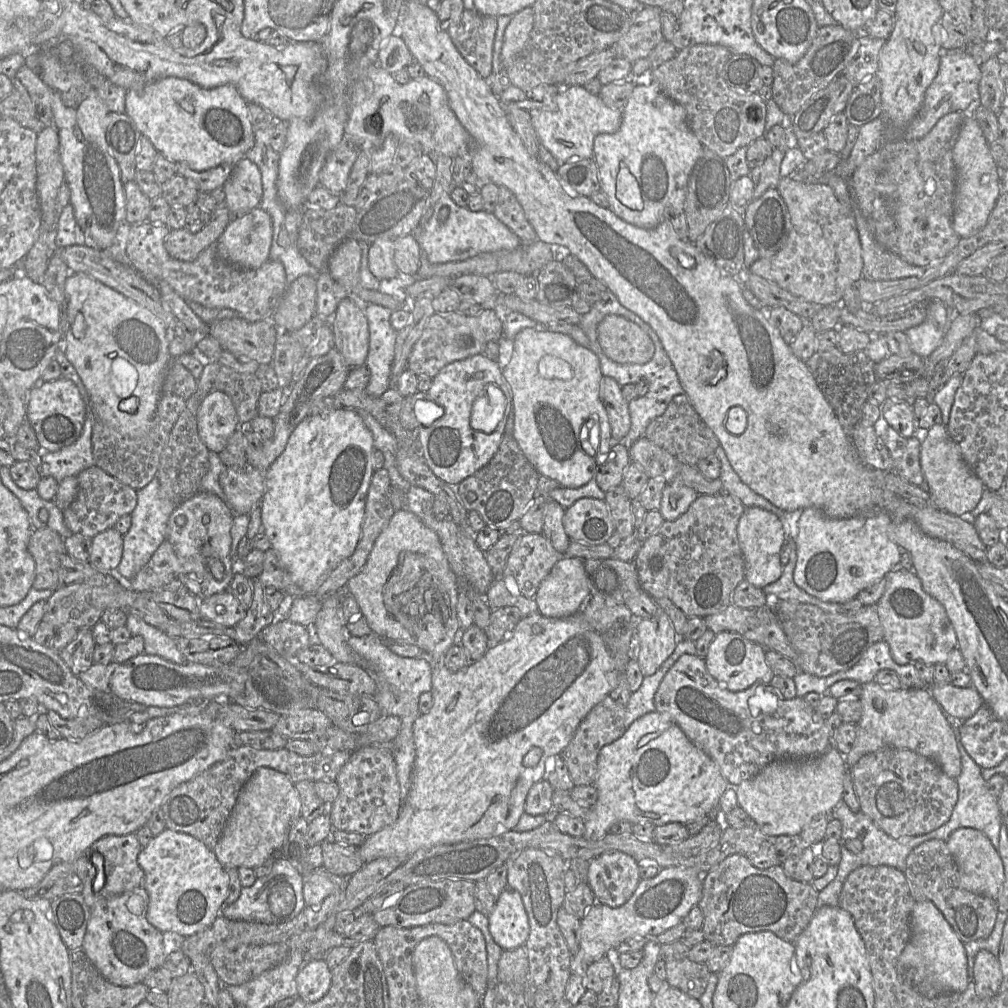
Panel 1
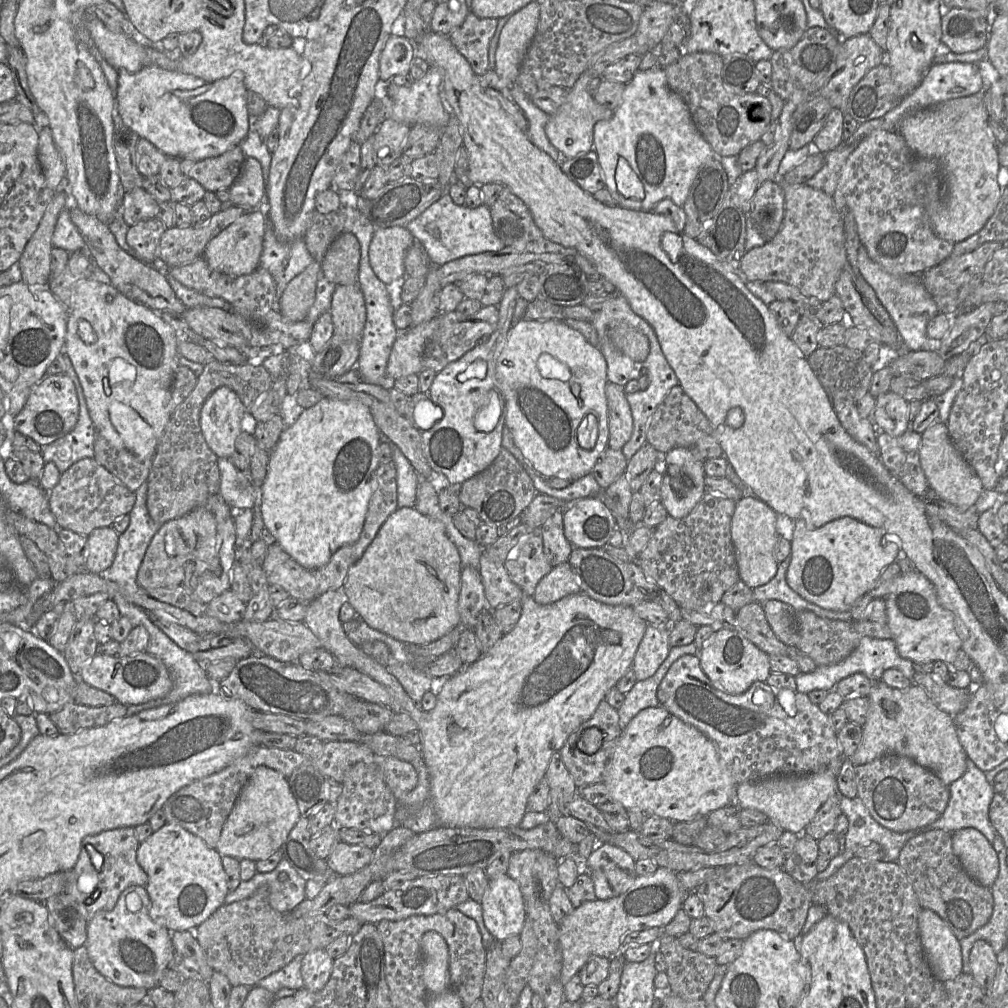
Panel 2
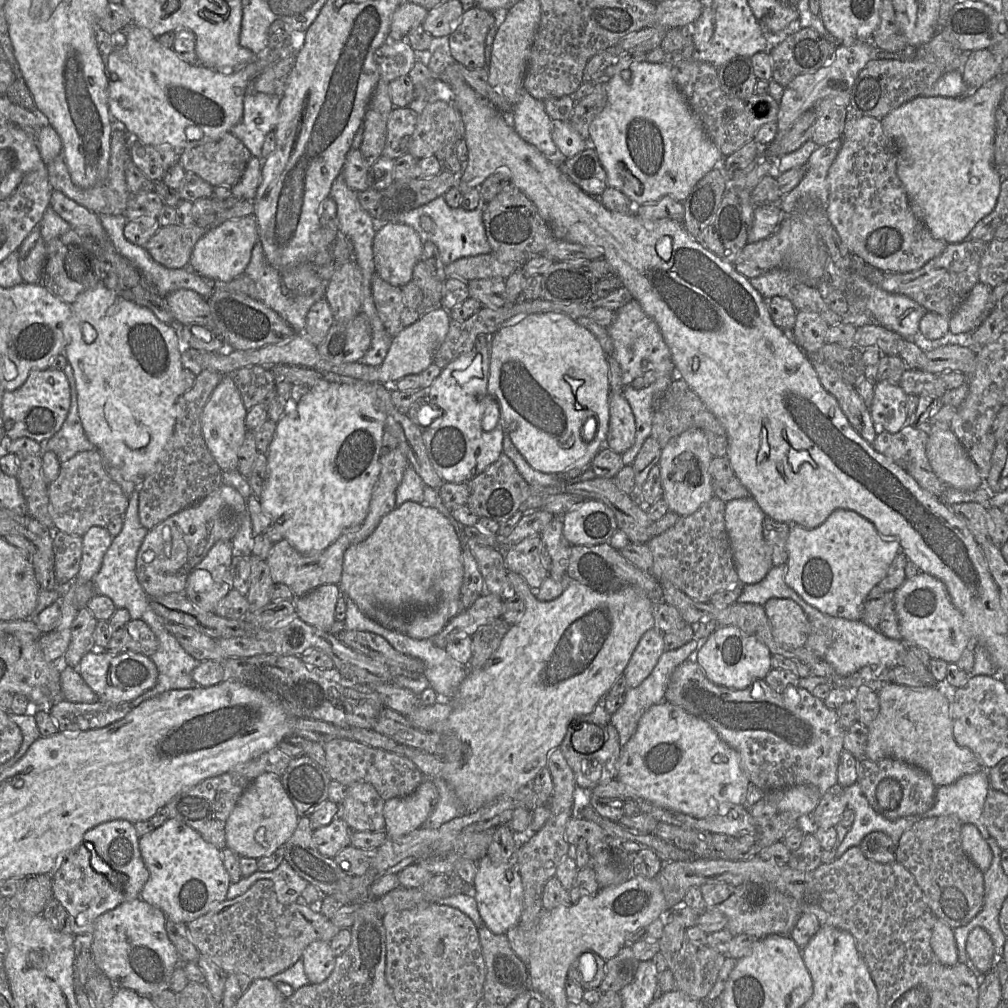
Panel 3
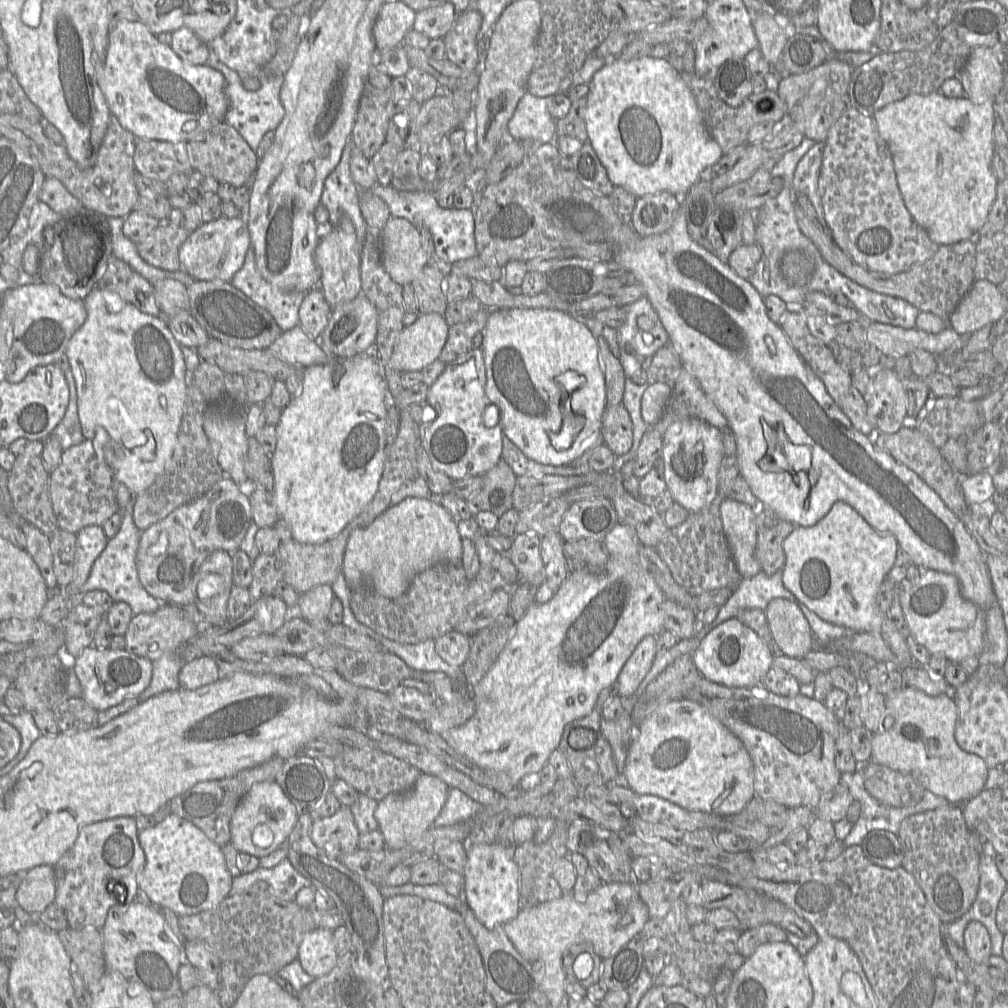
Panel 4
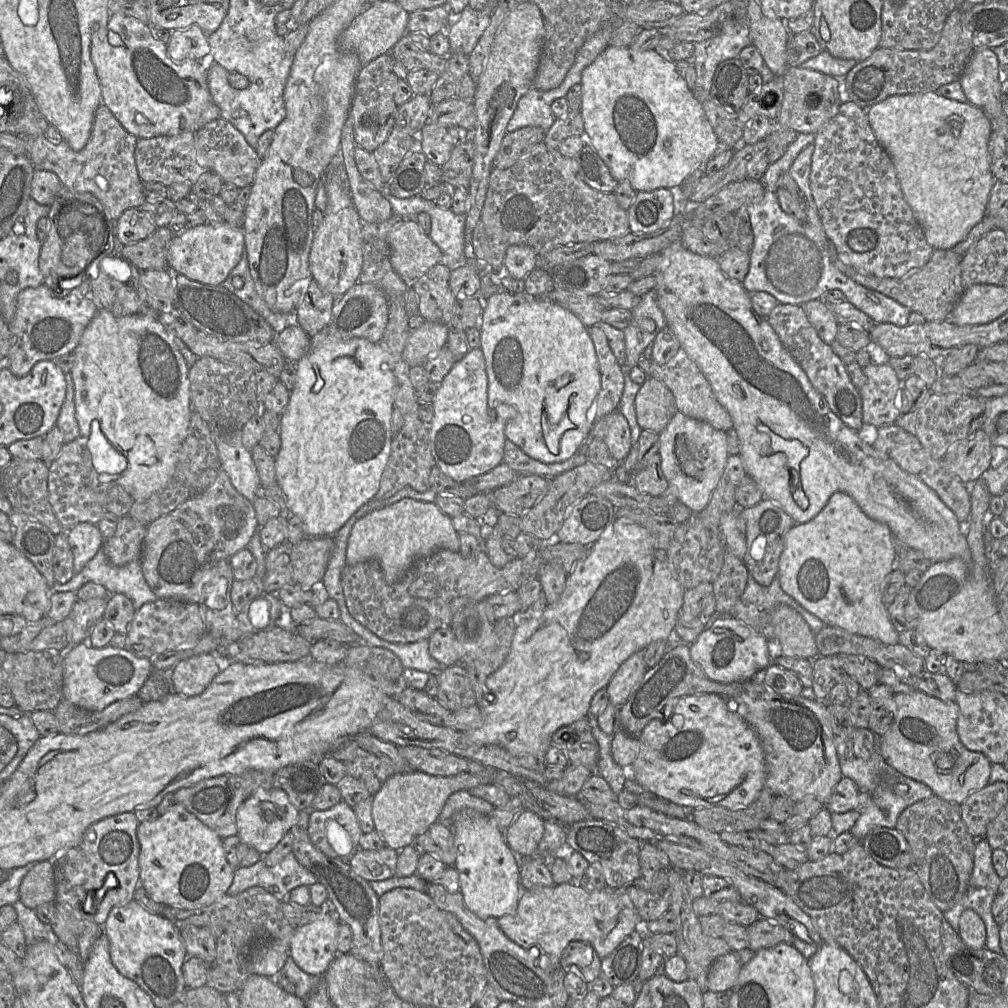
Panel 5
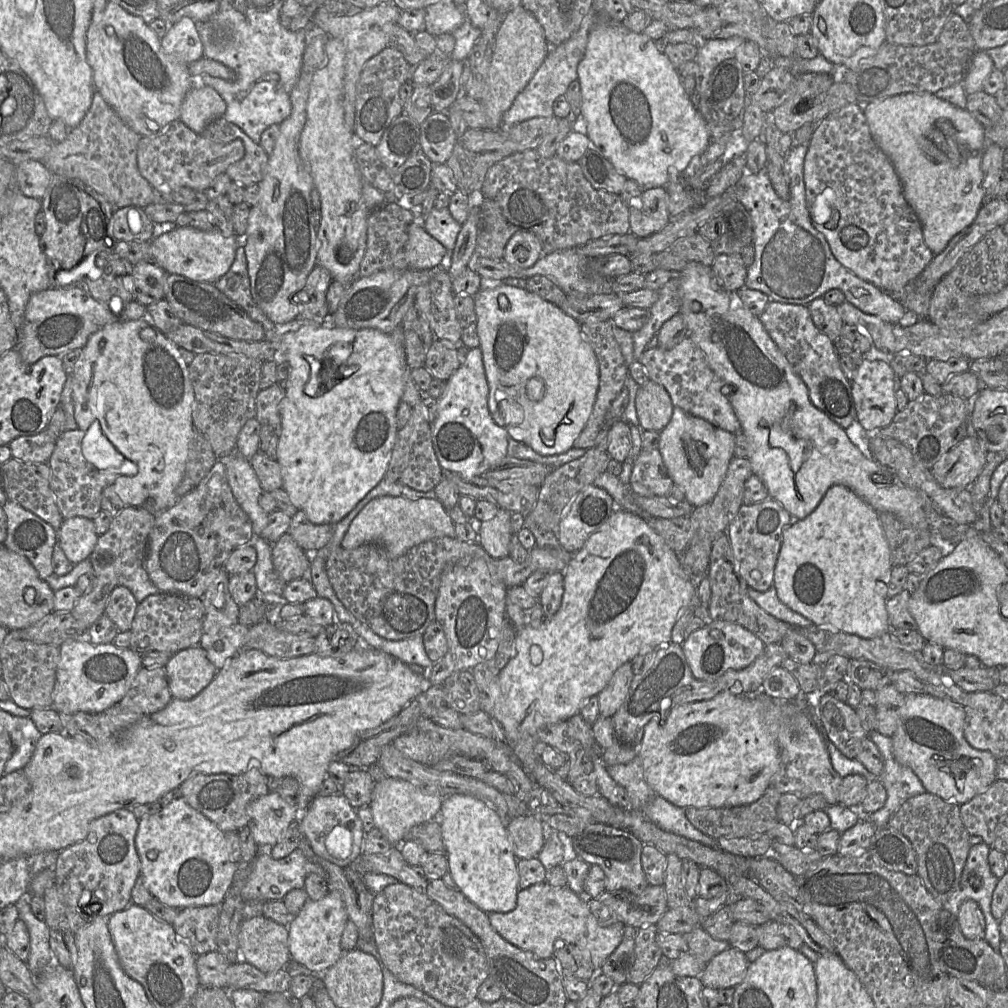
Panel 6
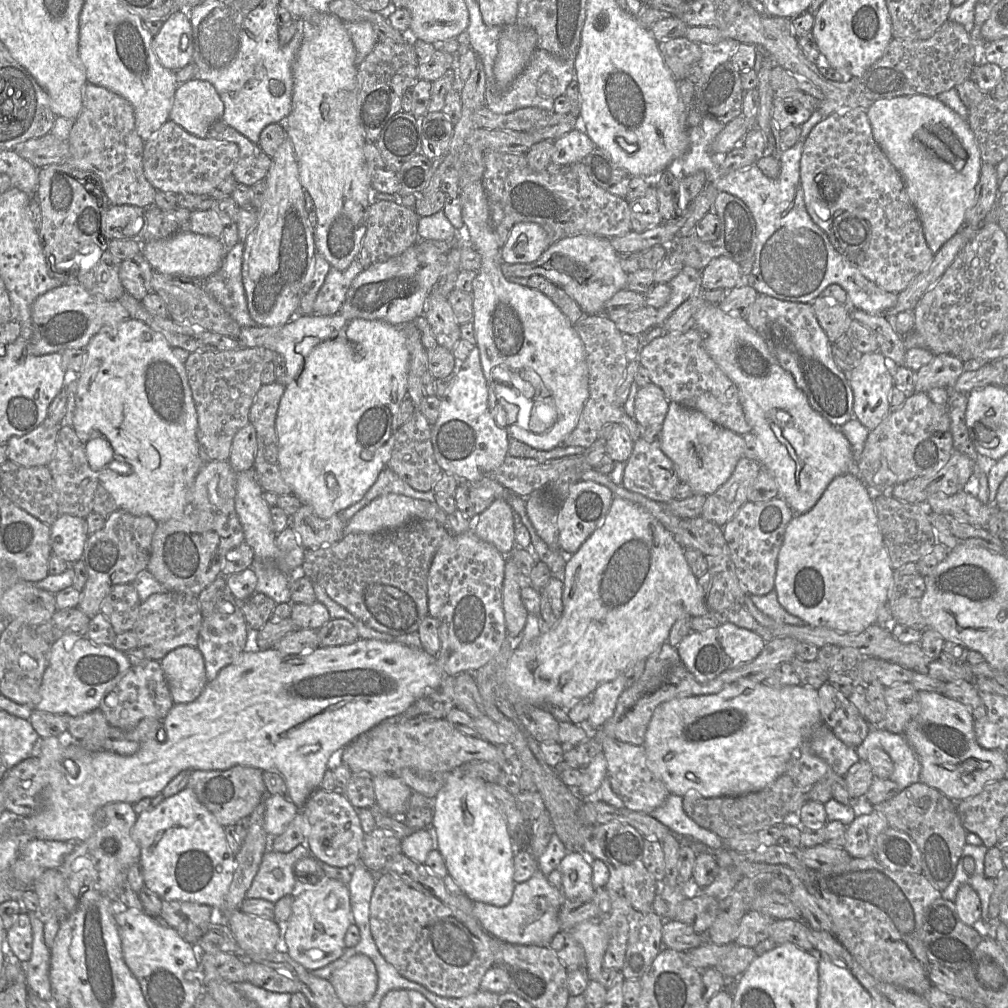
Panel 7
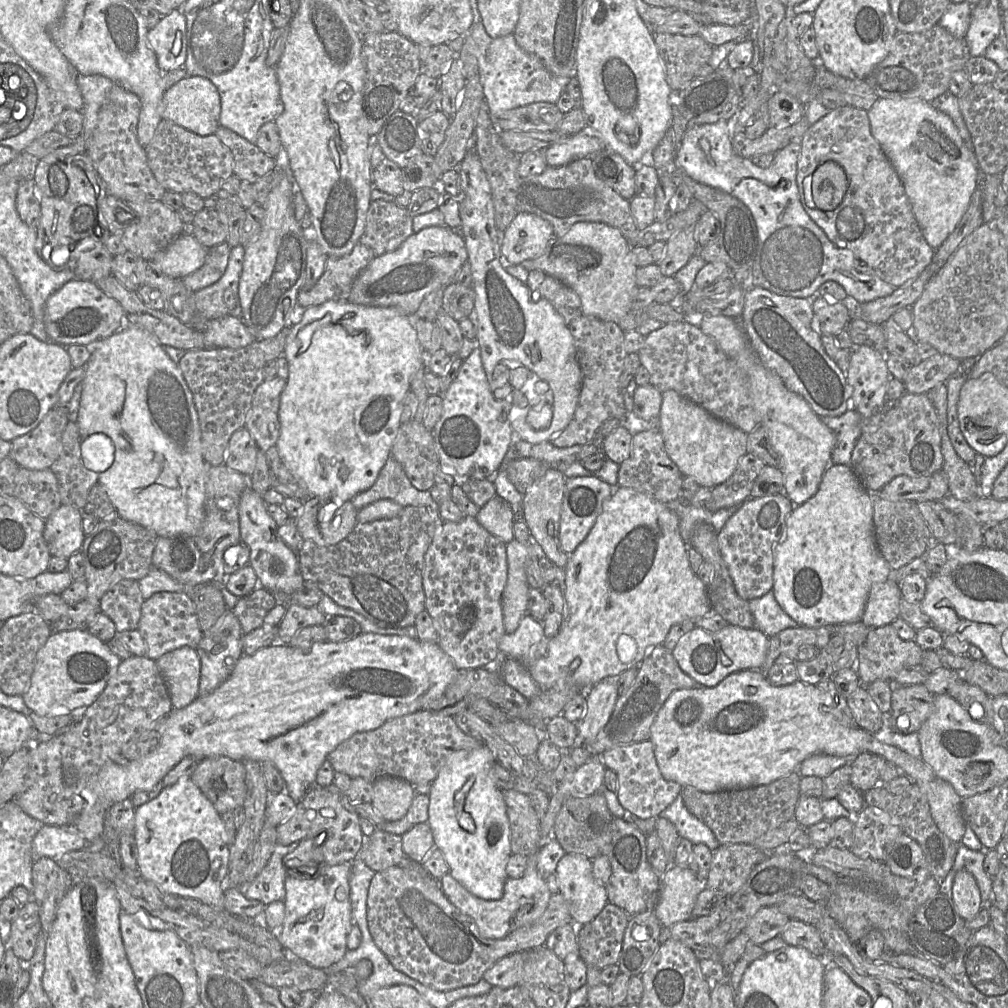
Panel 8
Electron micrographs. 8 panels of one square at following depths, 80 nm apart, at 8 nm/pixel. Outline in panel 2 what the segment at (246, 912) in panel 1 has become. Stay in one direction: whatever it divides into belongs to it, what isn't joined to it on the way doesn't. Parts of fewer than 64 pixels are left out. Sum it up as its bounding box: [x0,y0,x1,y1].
[224,859,306,914]

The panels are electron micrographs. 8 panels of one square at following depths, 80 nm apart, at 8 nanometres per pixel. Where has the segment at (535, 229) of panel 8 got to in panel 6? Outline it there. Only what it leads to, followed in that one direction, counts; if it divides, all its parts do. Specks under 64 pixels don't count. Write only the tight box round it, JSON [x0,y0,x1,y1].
[503,231,543,268]

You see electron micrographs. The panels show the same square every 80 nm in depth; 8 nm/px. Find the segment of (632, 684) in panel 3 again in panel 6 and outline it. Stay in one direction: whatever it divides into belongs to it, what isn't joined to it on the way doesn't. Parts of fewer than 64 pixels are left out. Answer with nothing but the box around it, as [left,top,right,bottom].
[597,663,634,717]

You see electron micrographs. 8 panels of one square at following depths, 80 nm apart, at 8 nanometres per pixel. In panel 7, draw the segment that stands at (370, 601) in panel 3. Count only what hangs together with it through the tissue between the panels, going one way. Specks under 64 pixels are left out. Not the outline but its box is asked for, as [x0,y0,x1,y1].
[345,494,449,535]

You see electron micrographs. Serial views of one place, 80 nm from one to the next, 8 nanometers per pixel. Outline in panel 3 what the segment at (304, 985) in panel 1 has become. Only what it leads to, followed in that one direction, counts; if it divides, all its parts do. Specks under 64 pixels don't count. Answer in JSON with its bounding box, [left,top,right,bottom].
[301,940,336,984]

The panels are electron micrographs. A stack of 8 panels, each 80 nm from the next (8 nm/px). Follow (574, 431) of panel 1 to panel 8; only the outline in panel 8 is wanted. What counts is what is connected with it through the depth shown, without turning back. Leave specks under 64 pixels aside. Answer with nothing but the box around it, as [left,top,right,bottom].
[458,133,581,444]

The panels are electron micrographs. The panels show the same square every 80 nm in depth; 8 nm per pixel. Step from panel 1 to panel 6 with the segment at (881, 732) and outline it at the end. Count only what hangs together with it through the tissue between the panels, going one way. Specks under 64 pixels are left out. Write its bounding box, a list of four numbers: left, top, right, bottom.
[891,694,998,805]

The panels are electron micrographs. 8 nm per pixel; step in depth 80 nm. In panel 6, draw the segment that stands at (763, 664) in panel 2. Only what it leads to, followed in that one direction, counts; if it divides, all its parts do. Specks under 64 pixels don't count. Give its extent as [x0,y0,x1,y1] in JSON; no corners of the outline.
[682,621,765,680]

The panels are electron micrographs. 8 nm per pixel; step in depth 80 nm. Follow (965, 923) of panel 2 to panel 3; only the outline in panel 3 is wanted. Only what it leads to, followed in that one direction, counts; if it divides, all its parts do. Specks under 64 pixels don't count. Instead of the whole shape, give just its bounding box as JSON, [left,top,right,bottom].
[896,816,984,929]

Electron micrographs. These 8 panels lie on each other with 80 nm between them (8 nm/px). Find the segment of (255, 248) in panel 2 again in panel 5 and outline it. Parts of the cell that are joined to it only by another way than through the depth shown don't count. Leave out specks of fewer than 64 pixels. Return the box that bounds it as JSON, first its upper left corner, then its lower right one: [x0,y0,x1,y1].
[167,223,244,285]

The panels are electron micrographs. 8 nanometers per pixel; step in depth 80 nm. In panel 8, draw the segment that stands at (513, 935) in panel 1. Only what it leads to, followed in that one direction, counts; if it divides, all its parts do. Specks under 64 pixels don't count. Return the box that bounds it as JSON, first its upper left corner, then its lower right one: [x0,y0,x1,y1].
[427,745,512,900]

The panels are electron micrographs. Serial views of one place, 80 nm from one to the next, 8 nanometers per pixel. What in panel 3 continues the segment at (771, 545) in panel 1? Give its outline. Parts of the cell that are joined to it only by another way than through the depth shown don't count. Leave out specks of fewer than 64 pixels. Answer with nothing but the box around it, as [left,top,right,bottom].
[725,496,773,584]

